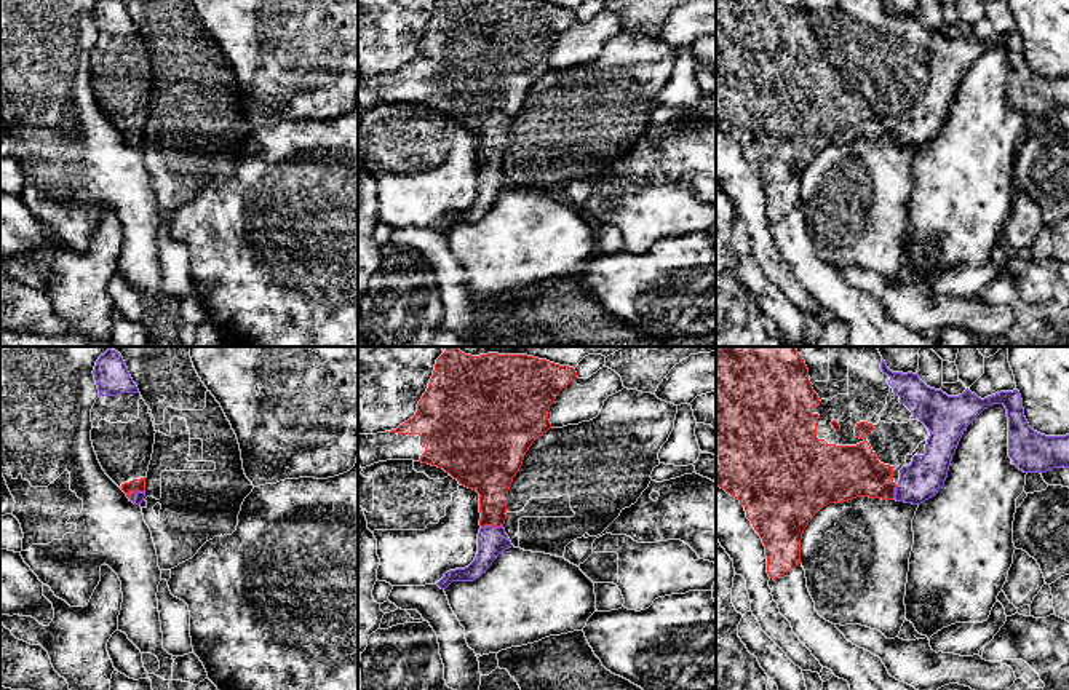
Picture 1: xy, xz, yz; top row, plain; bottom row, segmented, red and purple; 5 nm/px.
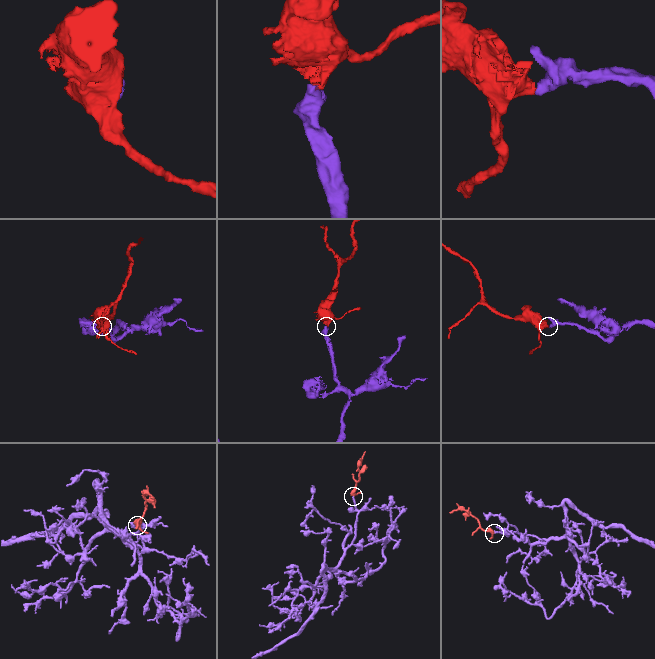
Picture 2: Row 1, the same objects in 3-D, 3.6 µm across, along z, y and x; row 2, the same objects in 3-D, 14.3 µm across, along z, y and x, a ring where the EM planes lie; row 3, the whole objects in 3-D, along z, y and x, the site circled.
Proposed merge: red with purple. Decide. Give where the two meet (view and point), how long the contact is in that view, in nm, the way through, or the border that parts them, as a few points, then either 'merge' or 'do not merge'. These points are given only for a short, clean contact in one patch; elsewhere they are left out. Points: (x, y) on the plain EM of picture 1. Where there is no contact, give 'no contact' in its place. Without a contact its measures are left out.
contact xy (135, 134); length 100 nm; way xy (135, 128), (135, 134), (138, 139); merge

